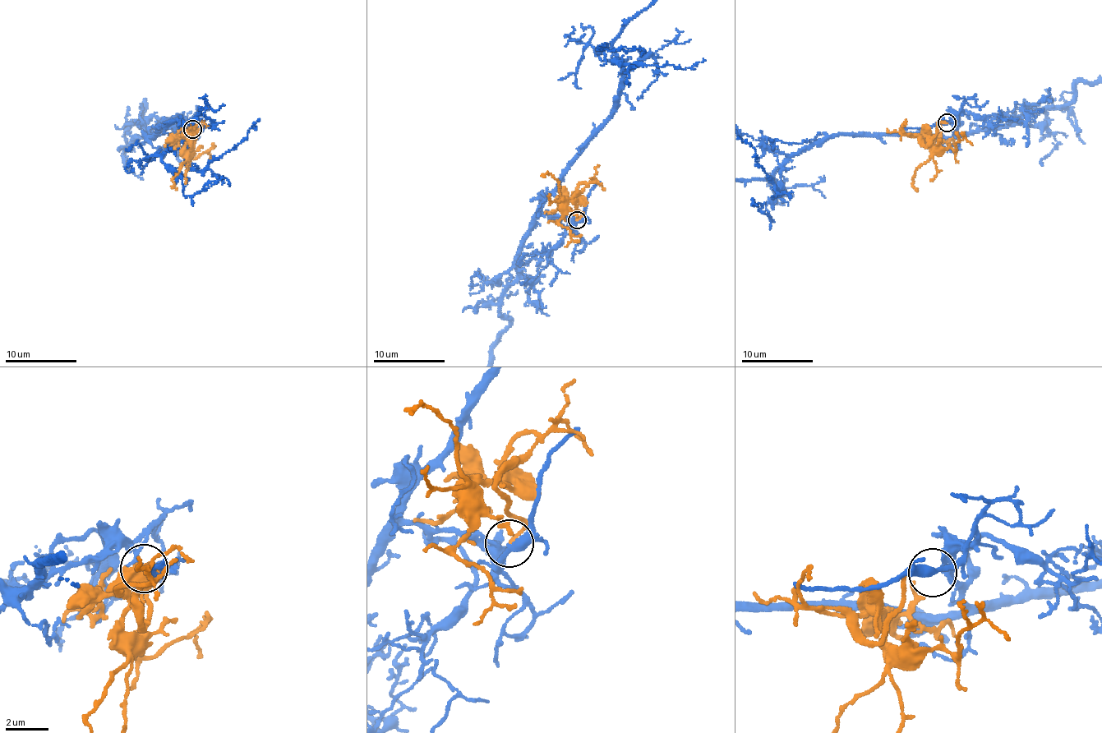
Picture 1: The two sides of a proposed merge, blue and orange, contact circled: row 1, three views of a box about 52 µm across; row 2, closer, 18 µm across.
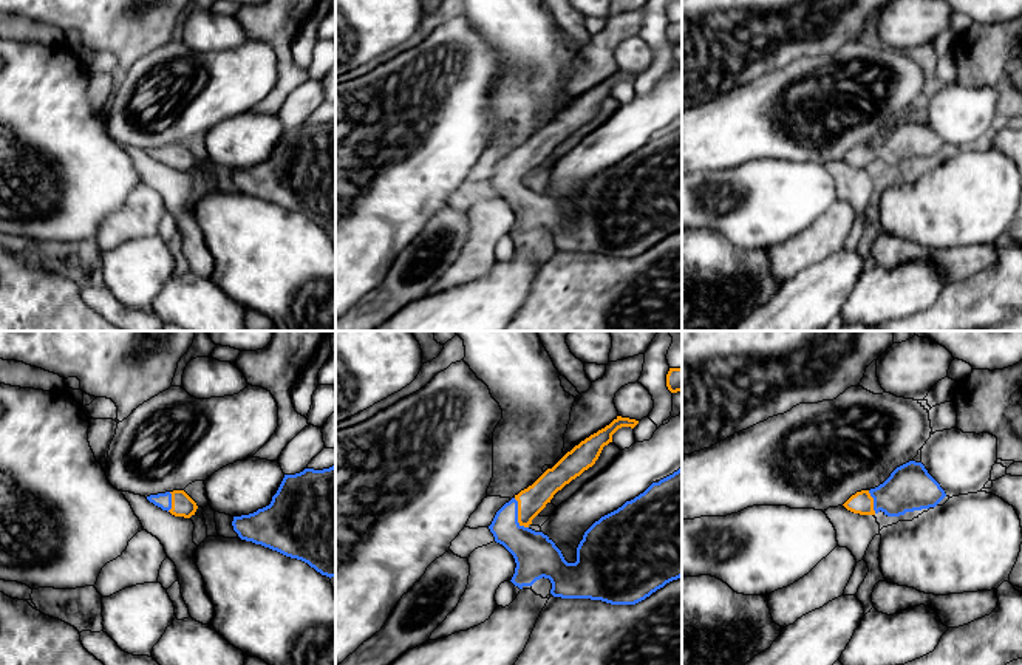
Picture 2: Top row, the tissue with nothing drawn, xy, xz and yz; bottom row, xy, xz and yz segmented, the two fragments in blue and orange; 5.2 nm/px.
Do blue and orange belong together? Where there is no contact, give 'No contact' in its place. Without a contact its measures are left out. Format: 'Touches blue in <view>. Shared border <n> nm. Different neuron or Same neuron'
Touches blue in xz. Shared border 180 nm. Same neuron

